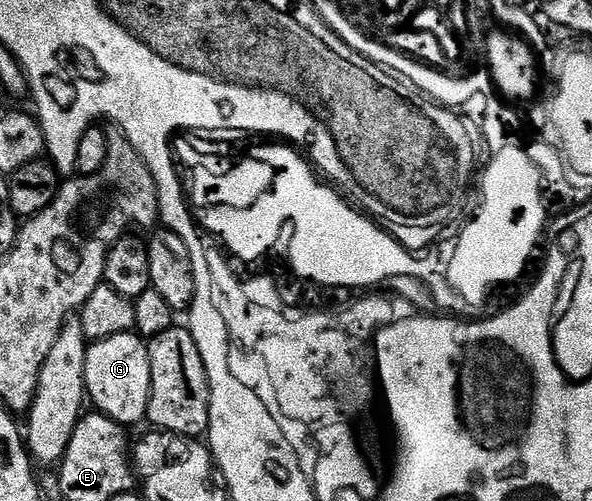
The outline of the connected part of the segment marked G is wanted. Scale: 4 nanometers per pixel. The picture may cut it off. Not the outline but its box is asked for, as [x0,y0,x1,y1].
[84,332,151,427]

